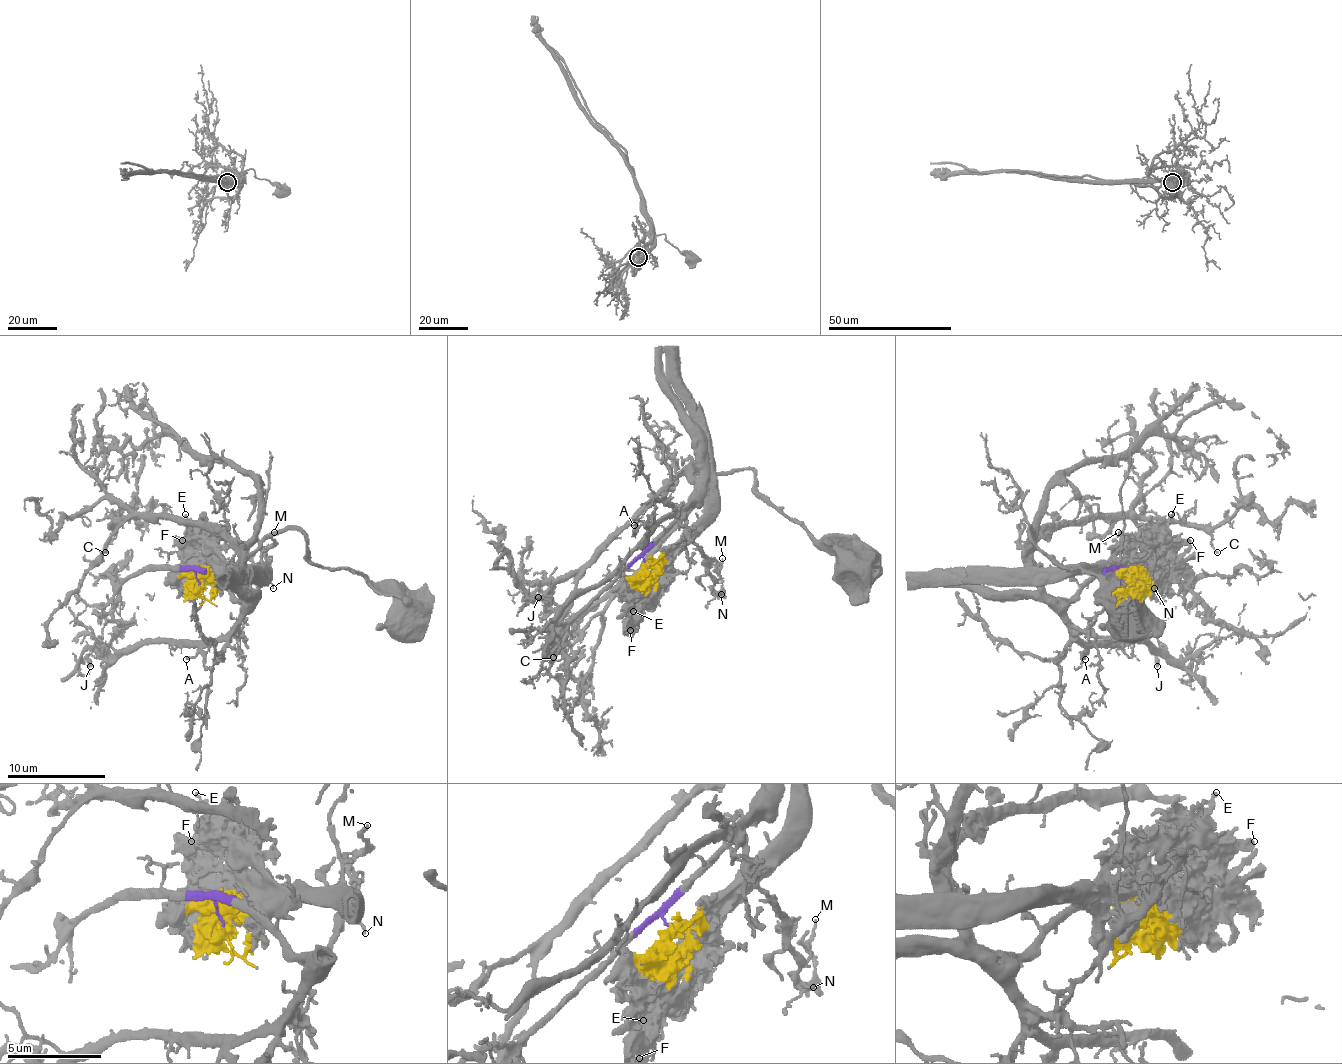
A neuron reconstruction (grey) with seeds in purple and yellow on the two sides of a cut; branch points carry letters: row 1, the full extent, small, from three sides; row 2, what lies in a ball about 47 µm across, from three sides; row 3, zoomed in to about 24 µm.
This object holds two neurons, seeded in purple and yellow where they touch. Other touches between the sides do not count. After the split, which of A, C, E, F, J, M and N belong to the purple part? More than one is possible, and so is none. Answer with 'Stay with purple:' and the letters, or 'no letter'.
Stay with purple: A, C, J, M, N

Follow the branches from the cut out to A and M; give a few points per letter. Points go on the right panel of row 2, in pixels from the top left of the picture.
A: (1120, 584), (1118, 571), (1103, 569), (1066, 608), (1066, 625), (1081, 640), (1081, 657), (1086, 659)
M: (1120, 584), (1118, 571), (1103, 569), (1066, 608), (1066, 615), (1086, 628), (1149, 554), (1144, 542), (1118, 532)

